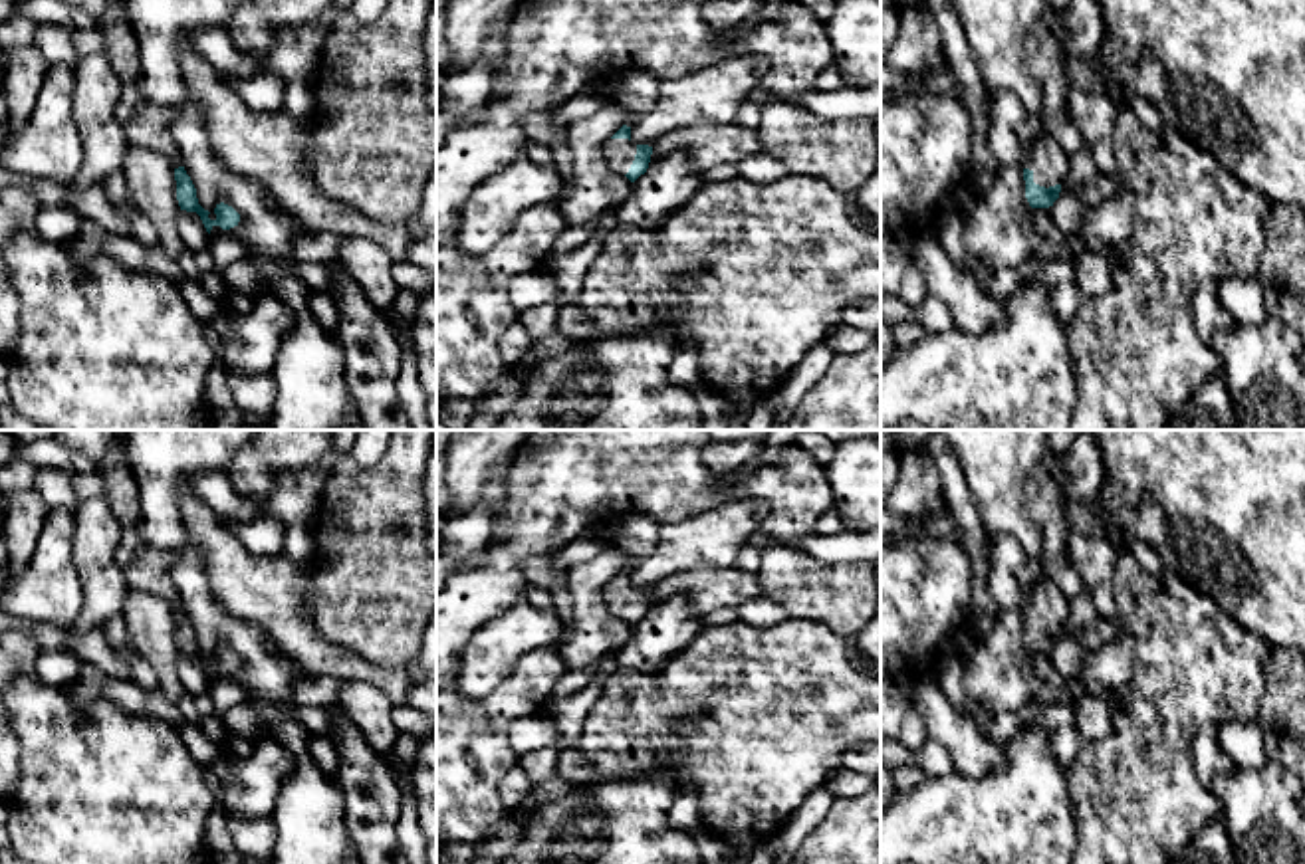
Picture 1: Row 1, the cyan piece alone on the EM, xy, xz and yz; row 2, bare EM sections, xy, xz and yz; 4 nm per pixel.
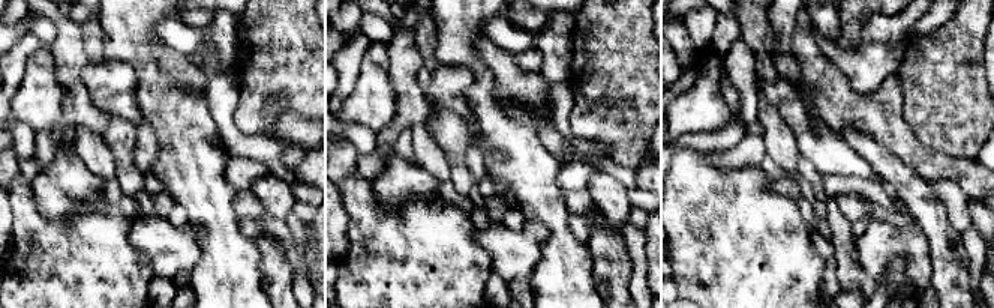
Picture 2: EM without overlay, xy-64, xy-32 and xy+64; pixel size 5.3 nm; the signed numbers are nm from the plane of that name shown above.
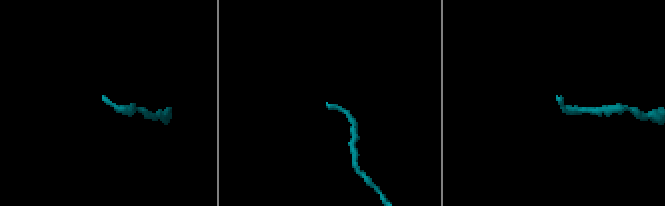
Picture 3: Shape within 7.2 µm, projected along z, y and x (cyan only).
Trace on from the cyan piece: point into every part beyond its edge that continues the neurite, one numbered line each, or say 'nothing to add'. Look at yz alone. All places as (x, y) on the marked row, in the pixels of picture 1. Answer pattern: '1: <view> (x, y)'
1: yz (1004, 113)

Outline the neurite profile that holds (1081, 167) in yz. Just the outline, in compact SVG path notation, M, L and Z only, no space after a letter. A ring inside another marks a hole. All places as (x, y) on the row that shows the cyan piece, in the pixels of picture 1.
M1083 143L1071 157L1069 157L1069 172L1067 178L1061 182L1061 194L1077 192L1083 184L1095 180L1099 176L1099 168L1093 161L1089 147Z

